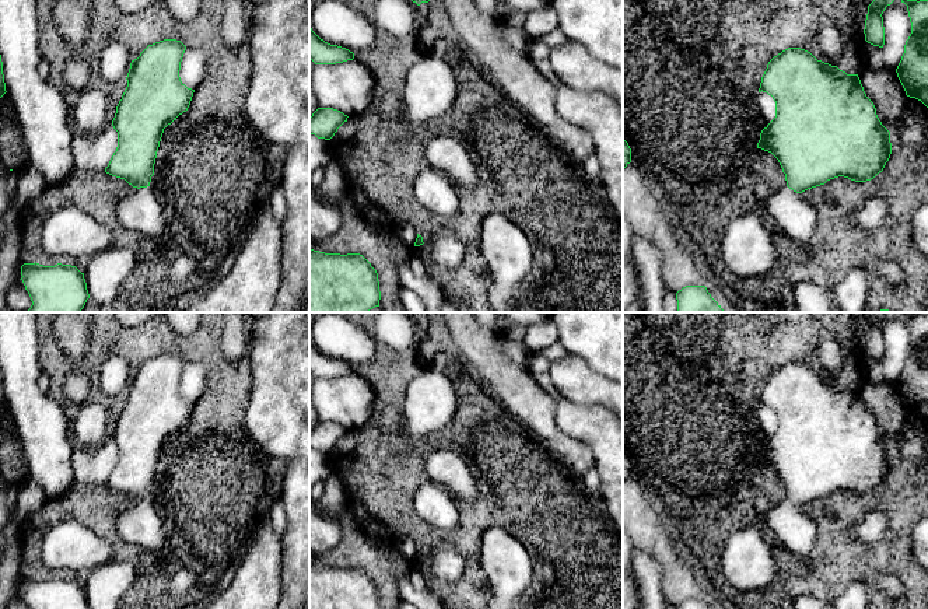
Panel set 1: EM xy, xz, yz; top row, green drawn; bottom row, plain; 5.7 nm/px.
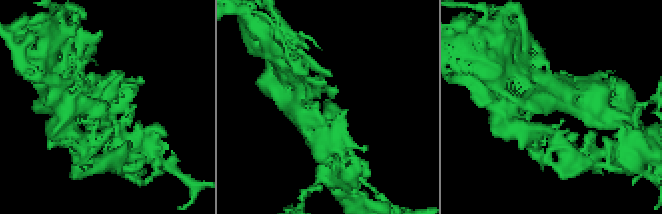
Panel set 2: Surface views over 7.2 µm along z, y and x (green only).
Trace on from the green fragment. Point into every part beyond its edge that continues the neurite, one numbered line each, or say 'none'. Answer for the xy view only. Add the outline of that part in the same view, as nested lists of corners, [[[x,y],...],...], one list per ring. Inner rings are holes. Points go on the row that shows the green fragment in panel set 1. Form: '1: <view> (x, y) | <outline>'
1: xy (137, 210) | [[[134,188],[115,202],[115,213],[122,228],[143,242],[147,251],[161,258],[171,246],[162,206],[151,188]]]

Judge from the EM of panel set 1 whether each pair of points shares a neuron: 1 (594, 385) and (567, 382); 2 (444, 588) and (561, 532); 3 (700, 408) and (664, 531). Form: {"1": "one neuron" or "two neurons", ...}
{"1": "one neuron", "2": "one neuron", "3": "two neurons"}

